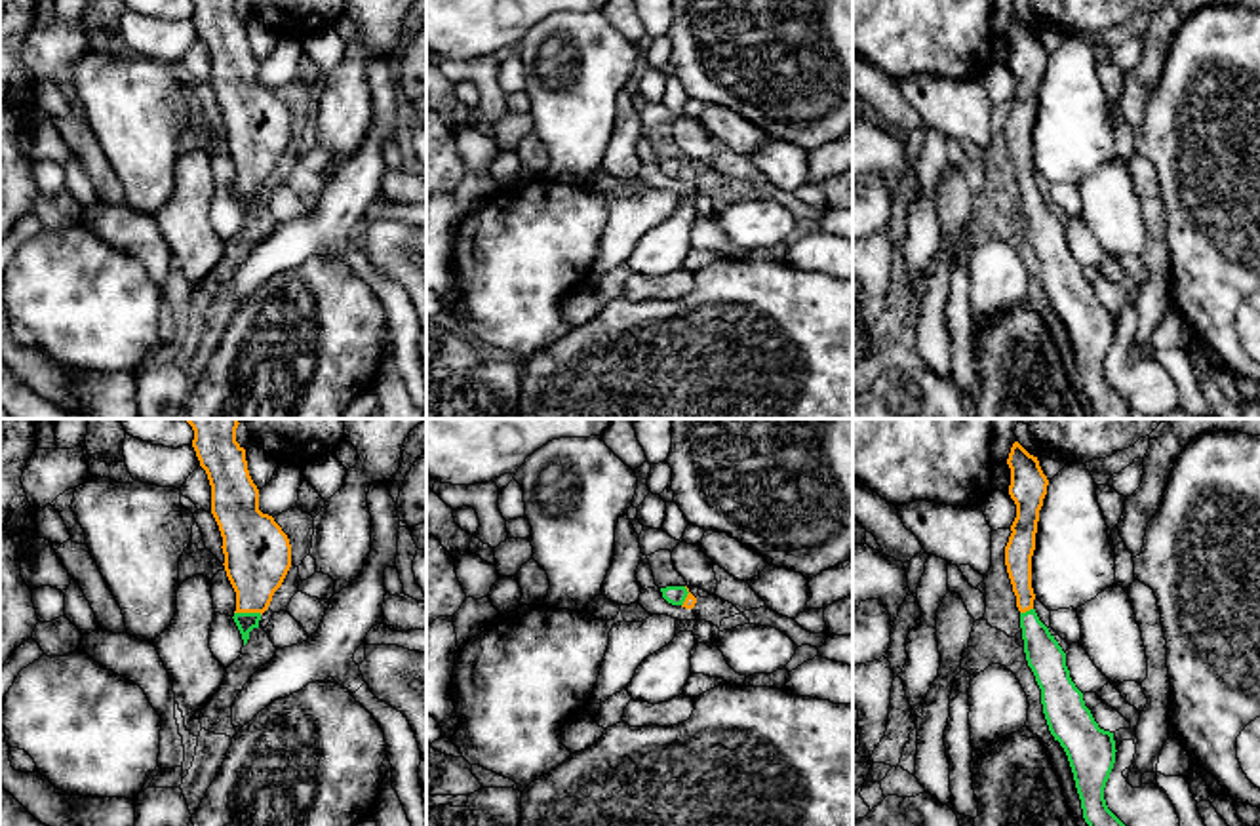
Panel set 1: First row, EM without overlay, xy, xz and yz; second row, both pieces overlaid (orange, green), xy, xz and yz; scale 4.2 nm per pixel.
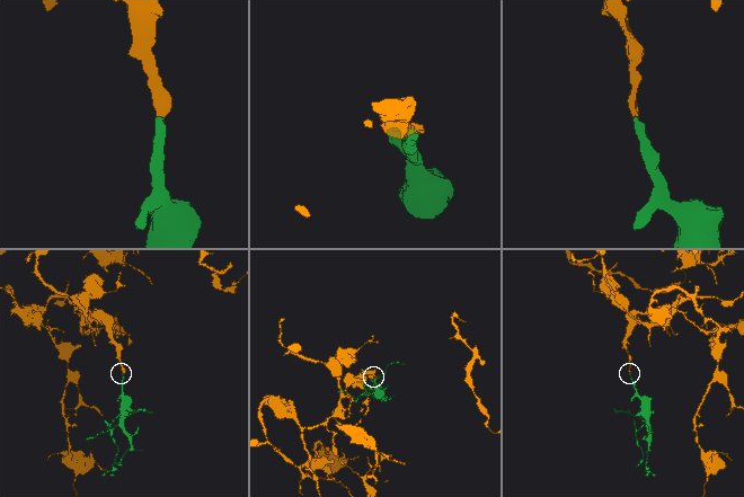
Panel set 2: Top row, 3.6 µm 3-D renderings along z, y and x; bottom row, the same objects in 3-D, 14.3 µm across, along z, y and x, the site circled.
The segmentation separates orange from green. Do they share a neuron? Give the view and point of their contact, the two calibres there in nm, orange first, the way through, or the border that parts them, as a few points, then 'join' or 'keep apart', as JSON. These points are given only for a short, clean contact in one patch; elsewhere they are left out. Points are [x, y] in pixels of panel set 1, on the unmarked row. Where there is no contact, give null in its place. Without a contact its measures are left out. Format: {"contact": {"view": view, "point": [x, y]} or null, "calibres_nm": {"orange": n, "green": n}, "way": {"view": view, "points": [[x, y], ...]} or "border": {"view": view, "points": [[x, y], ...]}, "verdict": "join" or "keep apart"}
{"contact": {"view": "xy", "point": [248, 185]}, "calibres_nm": {"orange": 280, "green": 80}, "way": {"view": "xy", "points": [[257, 128], [254, 170], [248, 185], [244, 195]]}, "verdict": "join"}

